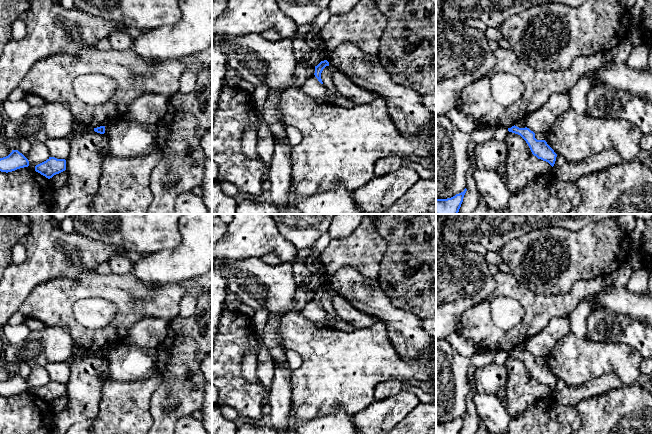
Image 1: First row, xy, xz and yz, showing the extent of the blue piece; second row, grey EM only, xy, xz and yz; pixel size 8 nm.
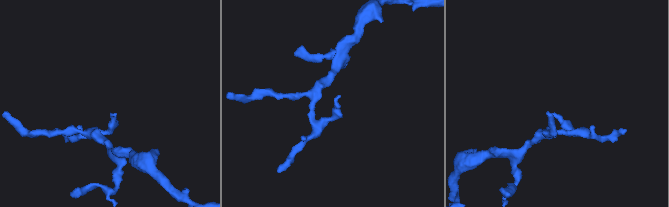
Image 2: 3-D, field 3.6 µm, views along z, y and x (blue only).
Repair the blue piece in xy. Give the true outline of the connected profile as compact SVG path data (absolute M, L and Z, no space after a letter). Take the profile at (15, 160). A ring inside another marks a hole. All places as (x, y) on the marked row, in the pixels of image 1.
M12 150L8 156L0 158L1 172L8 173L28 166L28 159L18 150Z

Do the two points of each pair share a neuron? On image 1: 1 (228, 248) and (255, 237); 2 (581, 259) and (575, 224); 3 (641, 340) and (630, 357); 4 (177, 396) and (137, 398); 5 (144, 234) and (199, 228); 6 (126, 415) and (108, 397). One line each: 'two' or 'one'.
1: one
2: two
3: two
4: two
5: two
6: one

